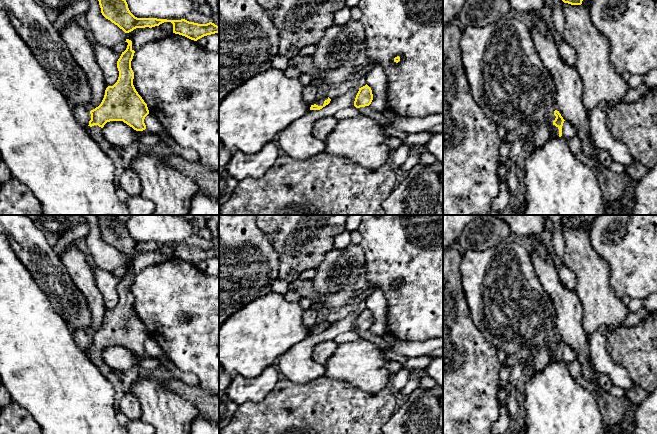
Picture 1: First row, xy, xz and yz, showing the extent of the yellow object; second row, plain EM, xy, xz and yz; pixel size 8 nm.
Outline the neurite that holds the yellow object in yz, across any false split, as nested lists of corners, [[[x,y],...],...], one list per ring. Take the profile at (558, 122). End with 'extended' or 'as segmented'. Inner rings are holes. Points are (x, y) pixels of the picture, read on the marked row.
[[[557,110],[554,111],[554,115],[556,116],[556,118],[553,121],[553,126],[552,126],[549,139],[562,136],[562,126],[565,120]]] | extended

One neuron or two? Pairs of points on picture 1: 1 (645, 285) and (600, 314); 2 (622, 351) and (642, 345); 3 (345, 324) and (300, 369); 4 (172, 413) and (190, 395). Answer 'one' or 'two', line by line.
1: two
2: one
3: one
4: two

